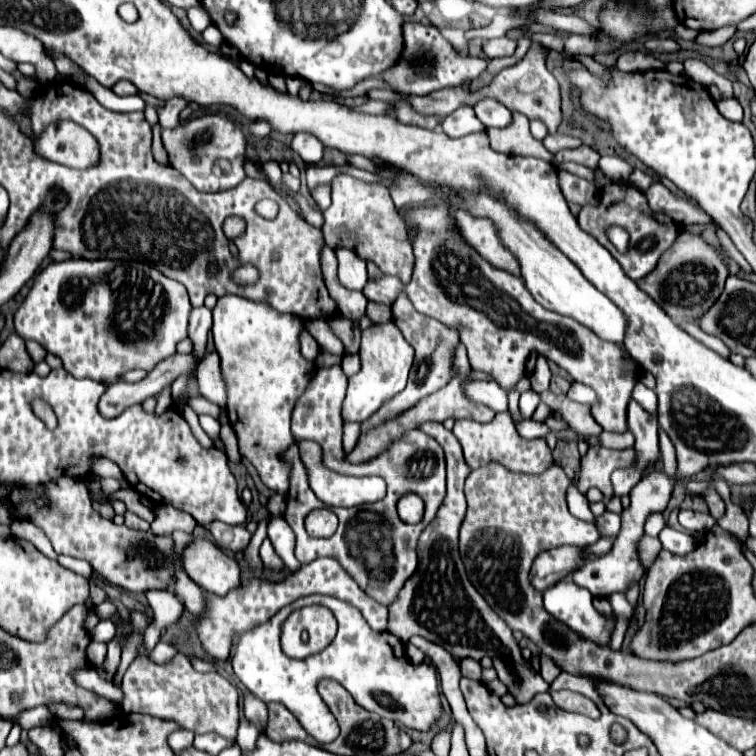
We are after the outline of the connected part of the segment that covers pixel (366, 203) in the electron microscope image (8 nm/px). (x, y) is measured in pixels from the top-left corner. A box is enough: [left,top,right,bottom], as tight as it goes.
[321,174,415,284]

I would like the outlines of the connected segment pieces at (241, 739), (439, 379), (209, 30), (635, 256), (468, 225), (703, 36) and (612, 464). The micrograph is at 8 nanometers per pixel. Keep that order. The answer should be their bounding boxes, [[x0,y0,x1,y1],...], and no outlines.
[[237,716,259,750],[361,292,459,430],[203,24,223,50],[579,184,679,280],[453,210,519,276],[695,26,735,48],[577,446,635,502]]

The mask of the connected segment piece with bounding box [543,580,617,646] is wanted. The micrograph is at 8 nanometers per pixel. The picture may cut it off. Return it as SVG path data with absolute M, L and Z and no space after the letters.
M561 580L557 582L555 586L547 588L543 592L543 600L545 600L545 610L557 618L559 622L567 624L571 630L575 630L577 634L581 636L587 636L589 642L593 644L599 644L599 646L609 646L611 644L611 636L613 636L613 630L615 630L615 624L617 624L617 616L613 614L611 618L609 616L603 616L599 614L595 608L593 608L593 596L591 592L587 592L585 588L579 588L575 582L571 580Z

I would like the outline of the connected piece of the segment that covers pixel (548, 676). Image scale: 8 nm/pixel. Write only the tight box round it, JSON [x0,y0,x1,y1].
[540,655,561,684]

